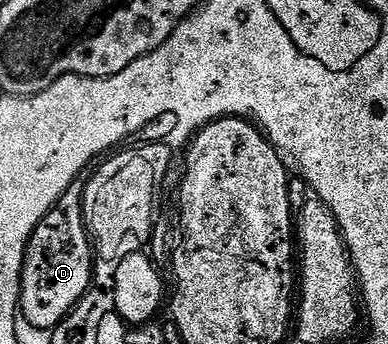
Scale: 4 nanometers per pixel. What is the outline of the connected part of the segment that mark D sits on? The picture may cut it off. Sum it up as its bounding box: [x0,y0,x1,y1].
[22,171,93,327]

